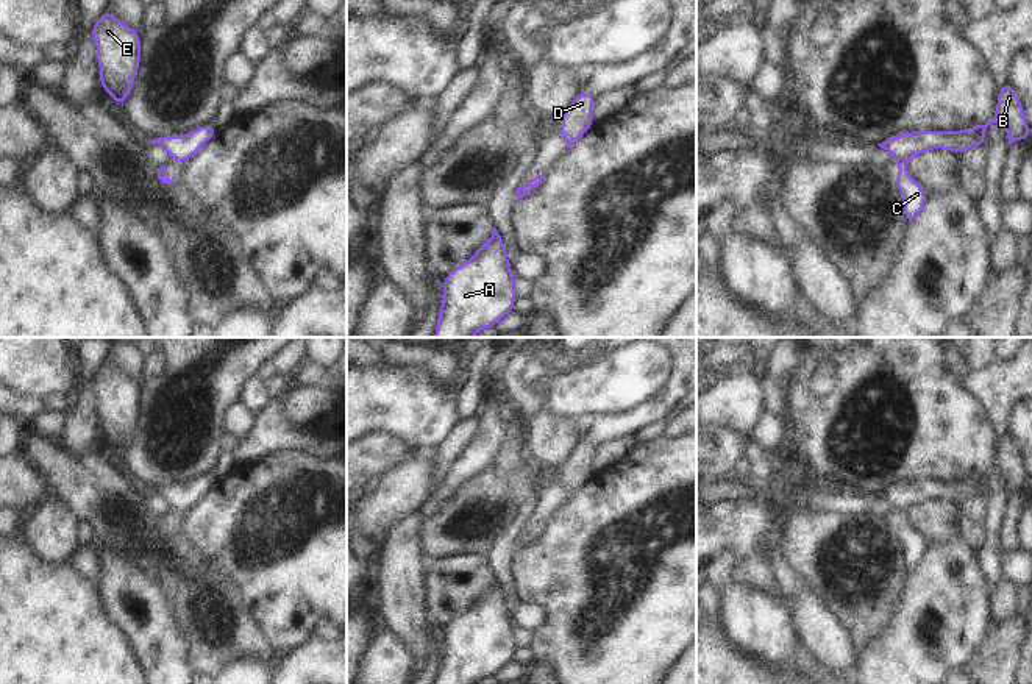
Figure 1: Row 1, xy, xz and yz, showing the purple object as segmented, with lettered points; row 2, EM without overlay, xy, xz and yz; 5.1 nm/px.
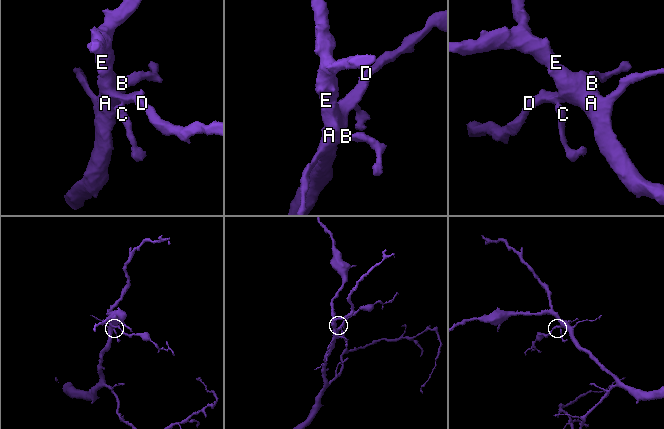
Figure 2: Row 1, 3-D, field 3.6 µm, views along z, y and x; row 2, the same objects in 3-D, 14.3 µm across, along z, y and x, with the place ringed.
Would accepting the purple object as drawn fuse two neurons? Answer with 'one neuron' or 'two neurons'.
two neurons

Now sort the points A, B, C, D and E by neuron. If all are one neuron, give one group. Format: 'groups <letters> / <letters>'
groups A B D E / C

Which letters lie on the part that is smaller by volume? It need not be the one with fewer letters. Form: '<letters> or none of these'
C

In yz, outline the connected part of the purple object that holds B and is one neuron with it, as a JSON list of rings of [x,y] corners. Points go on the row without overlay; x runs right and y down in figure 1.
[[[1010,433],[1001,436],[996,451],[995,467],[977,476],[960,481],[909,481],[896,484],[890,490],[879,493],[895,511],[910,509],[926,500],[941,498],[963,504],[968,497],[985,497],[985,479],[991,473],[1004,476],[1009,495],[1015,490],[1029,490],[1032,481],[1027,476],[1024,458]]]

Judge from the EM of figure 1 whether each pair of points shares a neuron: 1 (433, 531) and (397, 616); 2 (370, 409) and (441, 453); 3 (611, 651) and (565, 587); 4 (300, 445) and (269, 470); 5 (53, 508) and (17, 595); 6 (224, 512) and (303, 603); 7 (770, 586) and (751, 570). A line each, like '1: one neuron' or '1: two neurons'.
1: two neurons
2: two neurons
3: one neuron
4: two neurons
5: two neurons
6: one neuron
7: one neuron

